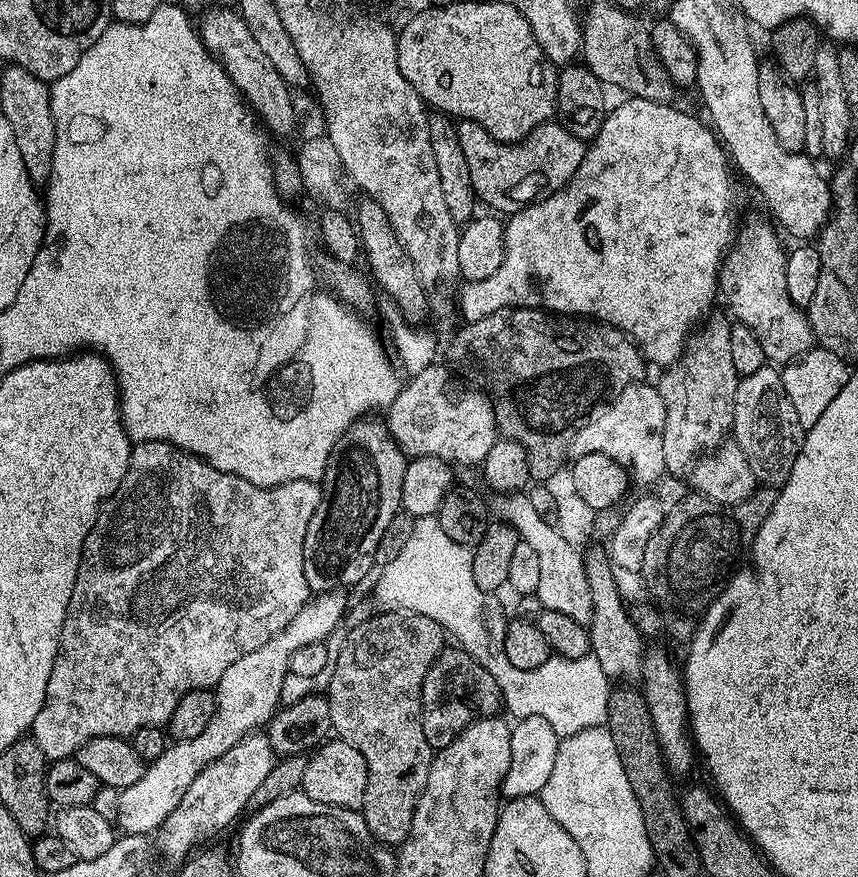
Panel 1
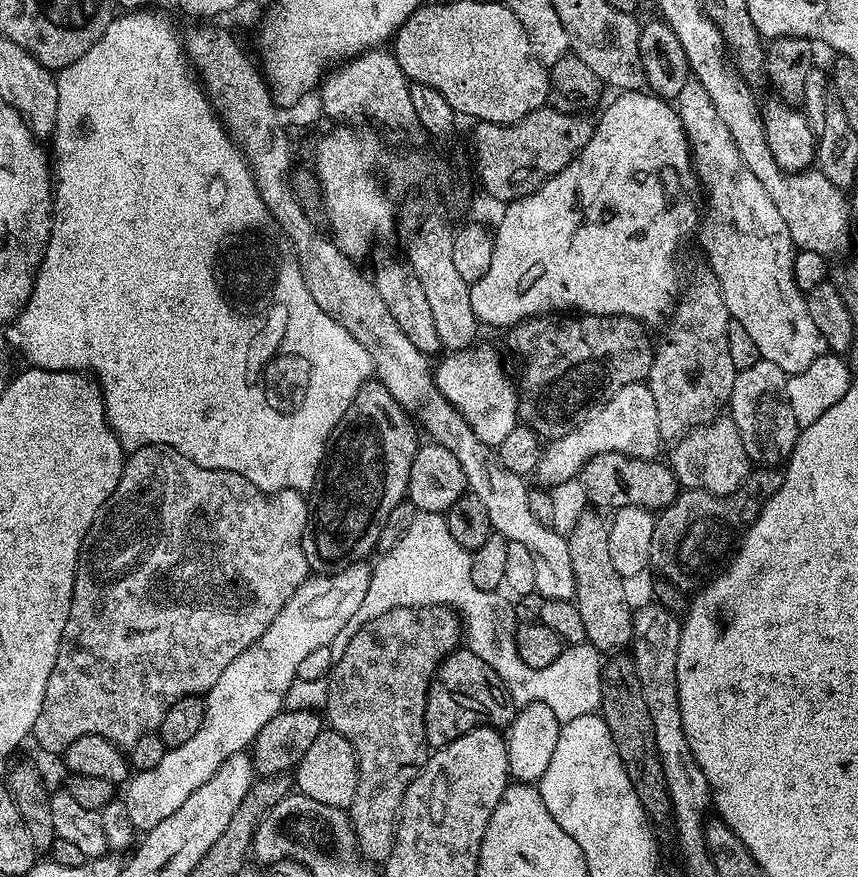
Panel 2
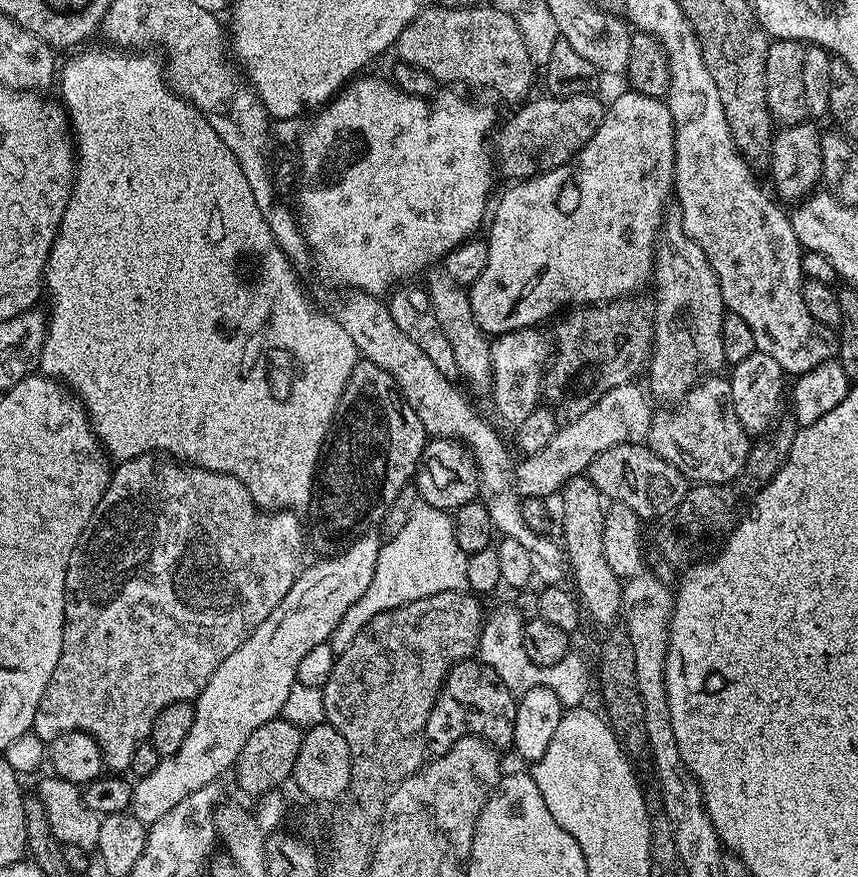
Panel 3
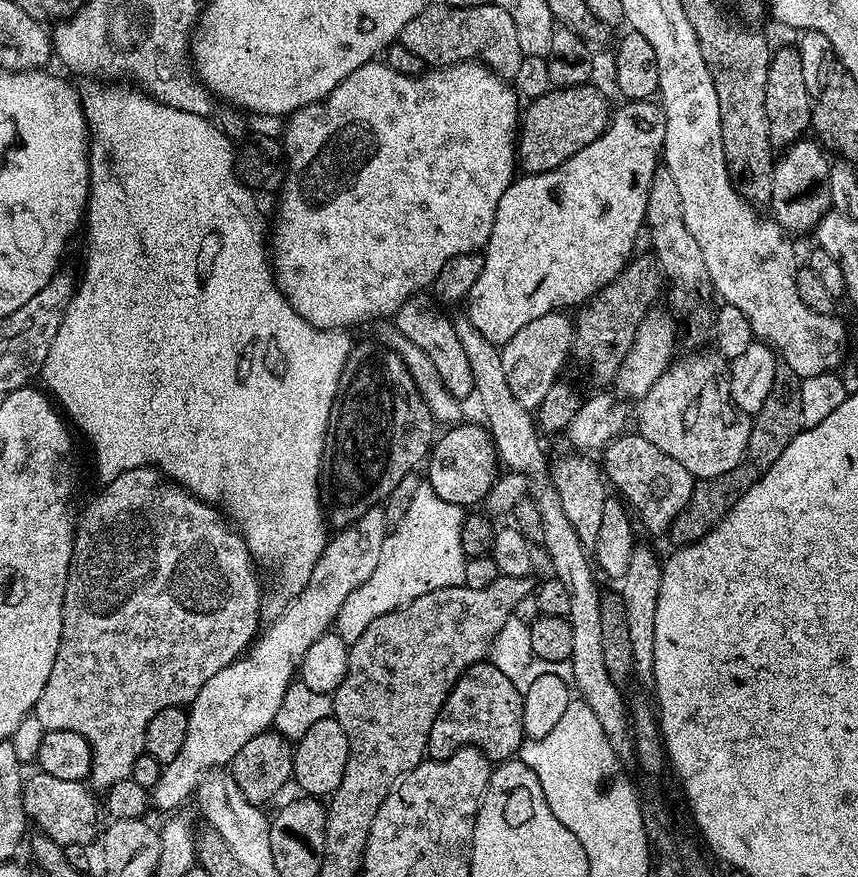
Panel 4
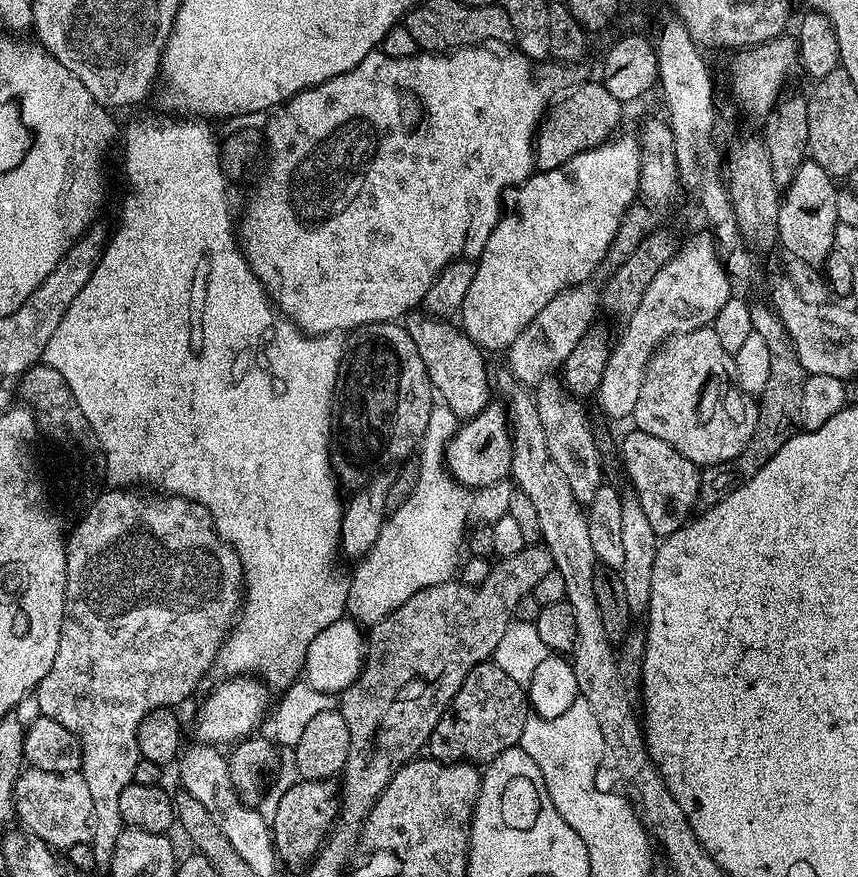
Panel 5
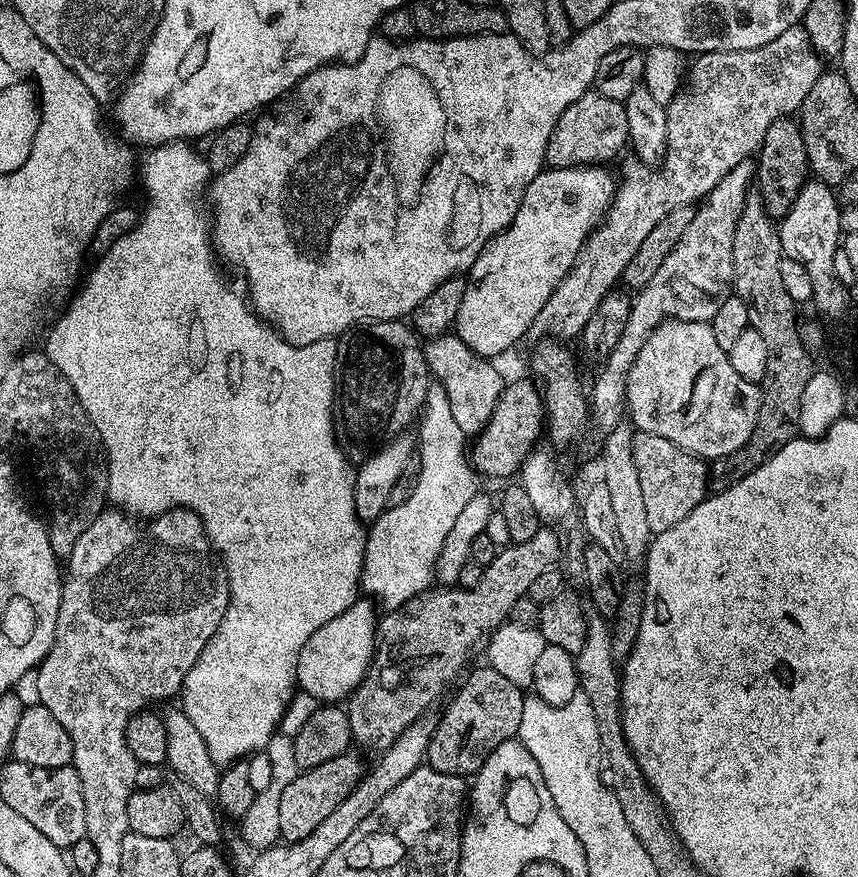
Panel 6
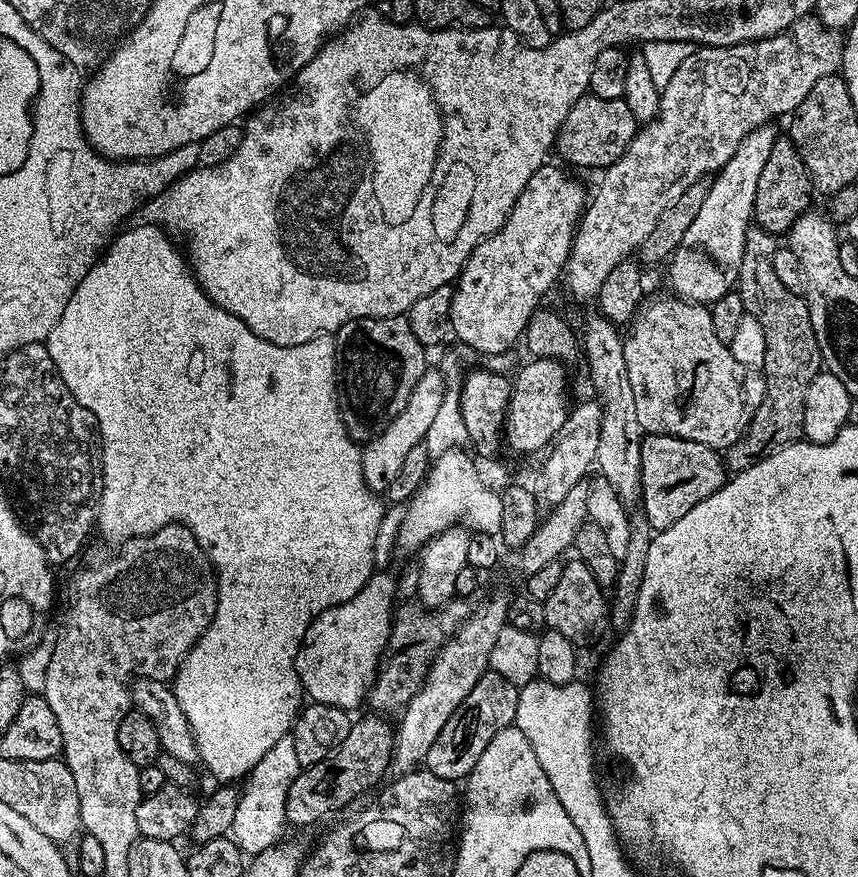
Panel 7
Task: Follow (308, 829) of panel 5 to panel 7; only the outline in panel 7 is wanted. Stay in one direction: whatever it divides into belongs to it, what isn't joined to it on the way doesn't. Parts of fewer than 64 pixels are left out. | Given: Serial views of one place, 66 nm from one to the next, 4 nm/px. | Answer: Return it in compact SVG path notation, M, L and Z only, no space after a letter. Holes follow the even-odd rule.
M372 716L357 719L350 734L346 734L342 746L338 746L334 754L322 758L322 762L307 765L294 779L285 800L285 818L289 825L297 824L300 828L308 828L311 824L326 819L331 812L354 803L363 792L370 791L386 776L388 764L392 761L394 728L384 721L387 719Z

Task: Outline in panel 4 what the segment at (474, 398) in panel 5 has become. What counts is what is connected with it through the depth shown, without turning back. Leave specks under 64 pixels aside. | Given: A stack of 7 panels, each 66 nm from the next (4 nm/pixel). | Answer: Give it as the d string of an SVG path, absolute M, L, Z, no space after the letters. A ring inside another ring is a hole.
M417 294L411 296L396 311L394 326L414 346L418 346L434 362L434 370L438 370L438 378L450 390L450 394L457 398L464 398L464 395L471 393L475 389L474 374L470 374L470 362L466 358L466 350L462 350L462 342L458 342L455 323L450 319L431 295Z

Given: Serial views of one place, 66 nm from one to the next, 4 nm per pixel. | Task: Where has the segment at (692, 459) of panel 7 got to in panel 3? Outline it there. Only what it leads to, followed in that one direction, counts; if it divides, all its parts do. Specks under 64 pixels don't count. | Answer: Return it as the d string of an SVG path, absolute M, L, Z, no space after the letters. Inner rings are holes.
M647 443L619 444L610 446L610 450L602 450L602 454L598 454L598 458L594 458L586 475L589 480L594 482L594 486L598 486L598 490L602 490L602 494L608 496L609 501L630 506L630 510L634 510L634 514L638 514L641 521L644 522L656 519L659 521L661 518L671 516L690 487L689 481L684 479L684 475L674 466L670 466L670 462L666 462L666 458L653 452Z

